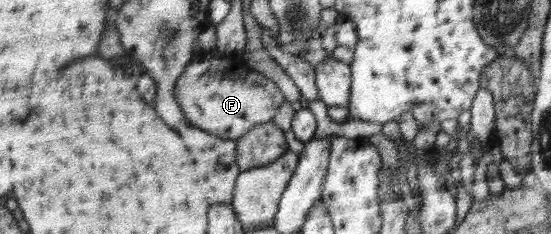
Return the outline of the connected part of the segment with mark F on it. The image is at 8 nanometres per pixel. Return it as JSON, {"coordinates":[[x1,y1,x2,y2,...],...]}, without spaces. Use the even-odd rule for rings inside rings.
{"coordinates":[[203,52,187,65,173,93,187,124,233,141,245,136,254,126,272,121,285,100,277,84,269,78,249,70,243,74,243,68,241,72,237,68,235,78,223,58,203,58]]}

